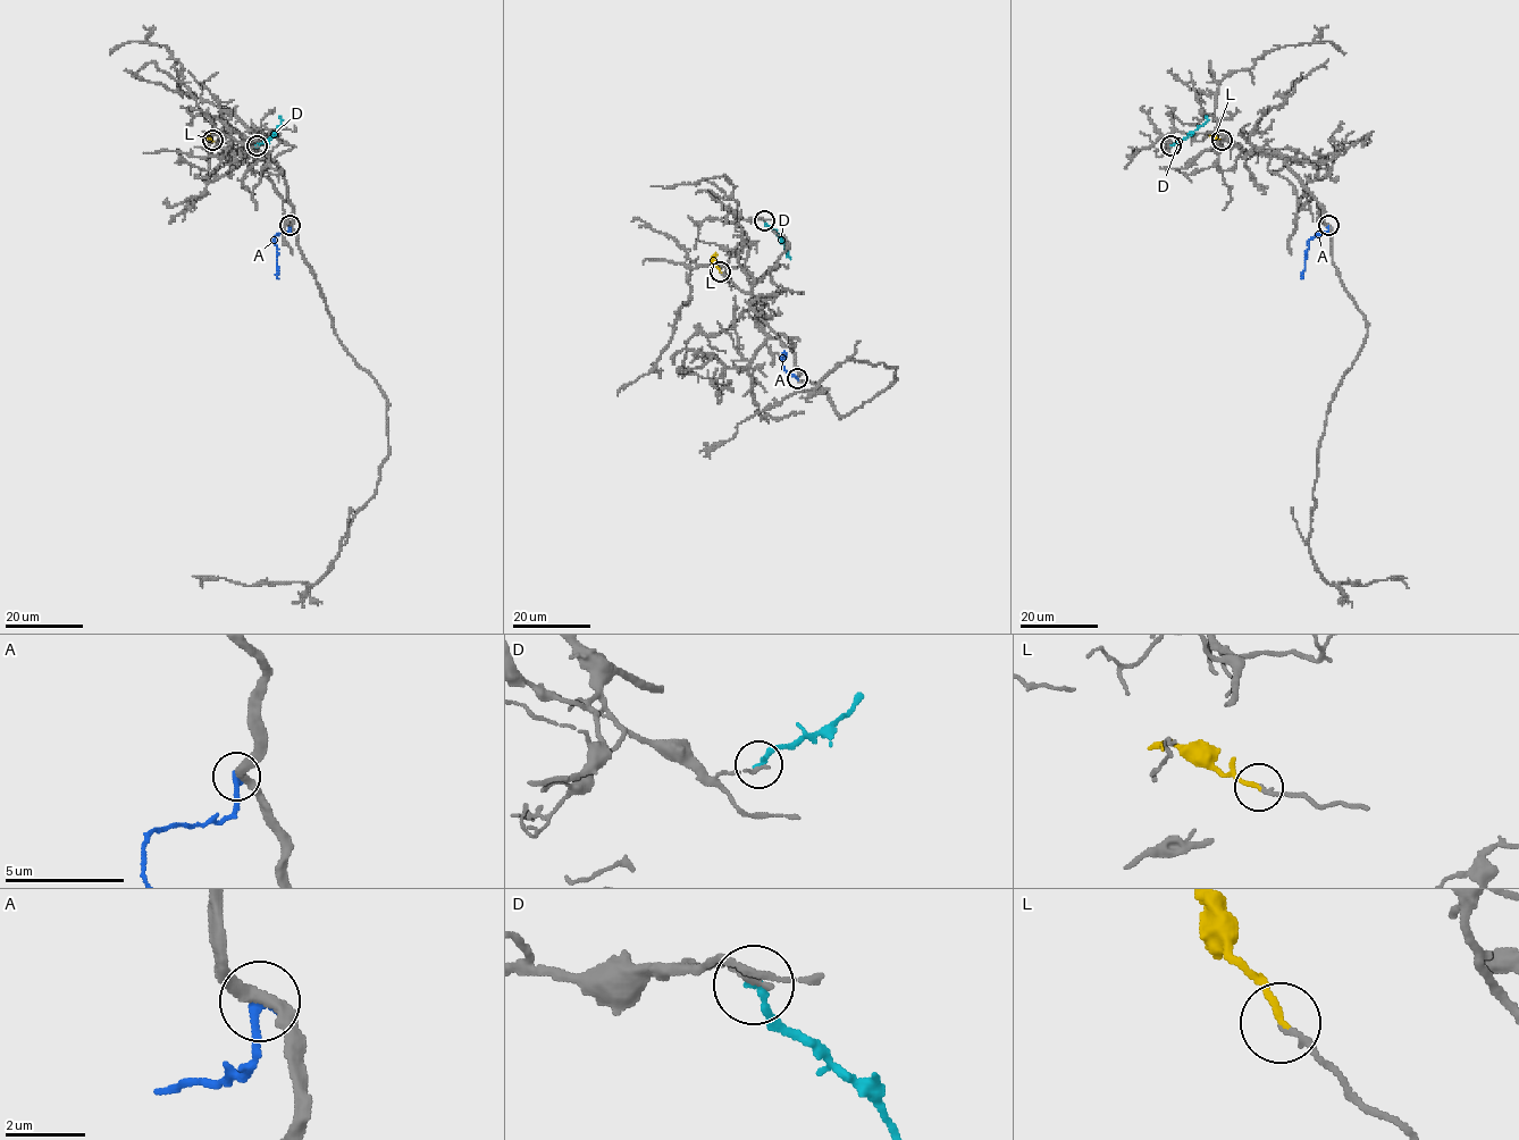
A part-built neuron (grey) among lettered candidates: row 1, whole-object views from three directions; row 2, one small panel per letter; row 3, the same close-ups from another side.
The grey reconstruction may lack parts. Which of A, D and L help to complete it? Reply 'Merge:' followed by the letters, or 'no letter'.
Merge: L

